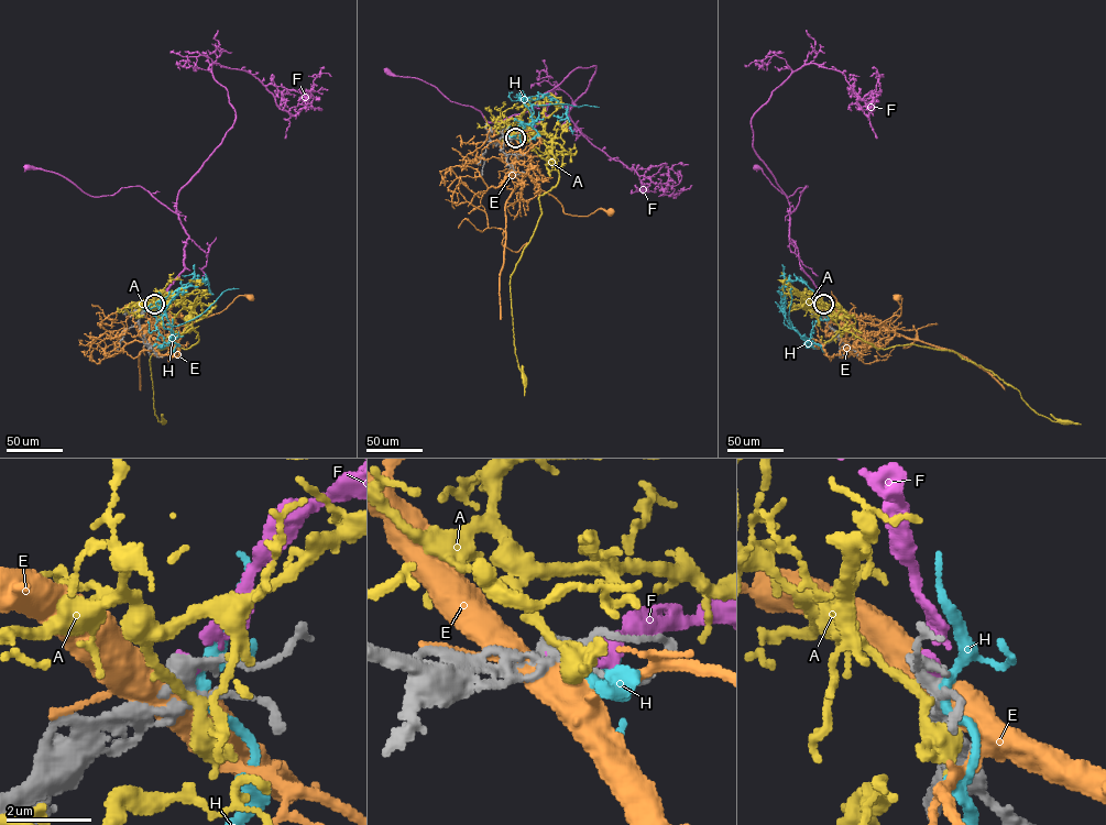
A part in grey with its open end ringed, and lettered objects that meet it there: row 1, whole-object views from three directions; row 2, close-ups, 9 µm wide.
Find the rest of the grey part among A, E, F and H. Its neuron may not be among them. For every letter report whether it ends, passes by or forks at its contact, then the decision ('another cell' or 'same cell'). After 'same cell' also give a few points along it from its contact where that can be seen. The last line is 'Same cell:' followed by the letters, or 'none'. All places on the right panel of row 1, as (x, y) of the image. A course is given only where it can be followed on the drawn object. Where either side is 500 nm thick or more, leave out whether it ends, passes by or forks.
A: it passes by; another cell
E: another cell
F: it ends; same cell; course (823, 304), (816, 286), (800, 265), (796, 244), (789, 237), (789, 215), (807, 186), (788, 197), (756, 166)
H: it passes by; another cell
Same cell: F

